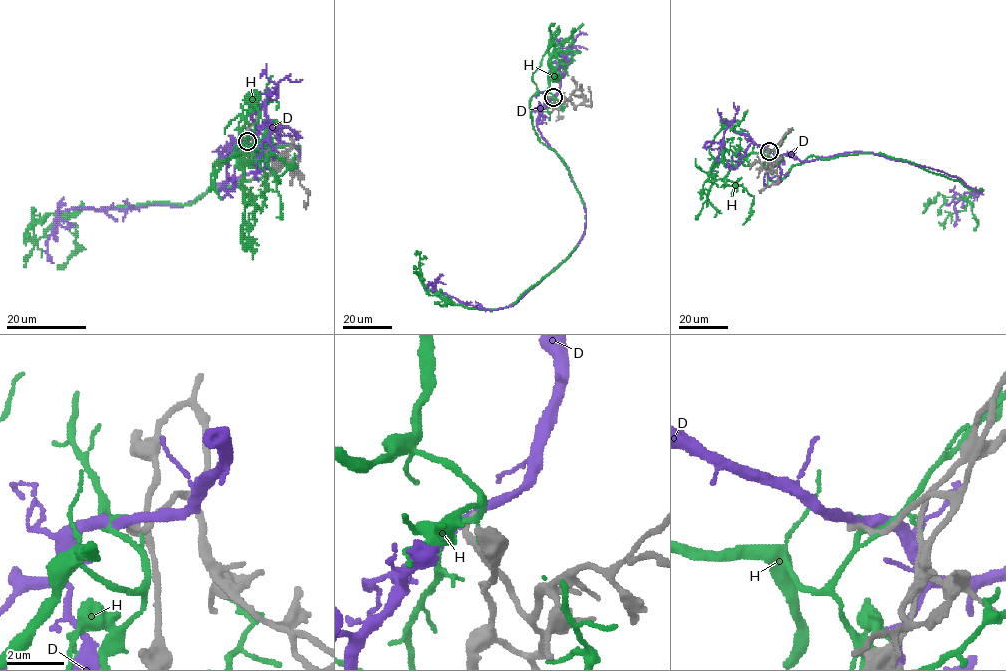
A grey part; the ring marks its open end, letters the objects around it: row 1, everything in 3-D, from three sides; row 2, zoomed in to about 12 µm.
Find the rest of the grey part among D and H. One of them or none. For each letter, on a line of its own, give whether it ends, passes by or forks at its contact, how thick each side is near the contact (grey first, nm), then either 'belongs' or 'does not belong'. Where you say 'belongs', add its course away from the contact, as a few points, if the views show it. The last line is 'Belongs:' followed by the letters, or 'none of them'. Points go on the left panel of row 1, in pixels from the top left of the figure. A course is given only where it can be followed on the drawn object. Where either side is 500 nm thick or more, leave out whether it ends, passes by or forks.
D: it passes by; 240 nm thick on the grey side, 300 nm on the other; does not belong
H: it passes by; 200 nm thick on the grey side, 80 nm on the other; does not belong
Belongs: none of them

